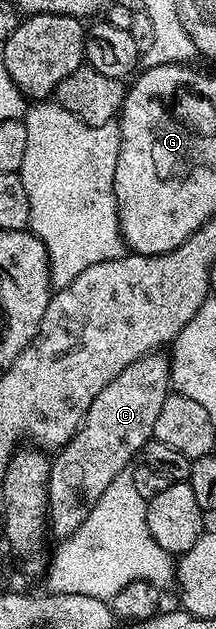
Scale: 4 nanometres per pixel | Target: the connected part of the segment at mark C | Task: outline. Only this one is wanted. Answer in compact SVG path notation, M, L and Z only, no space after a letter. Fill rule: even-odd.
M149 354L138 362L130 362L130 366L94 398L74 438L55 453L48 483L53 537L72 536L88 517L89 508L102 498L106 486L133 463L132 455L143 453L145 444L153 439L152 427L170 388L170 360L167 355L160 355L164 354Z

